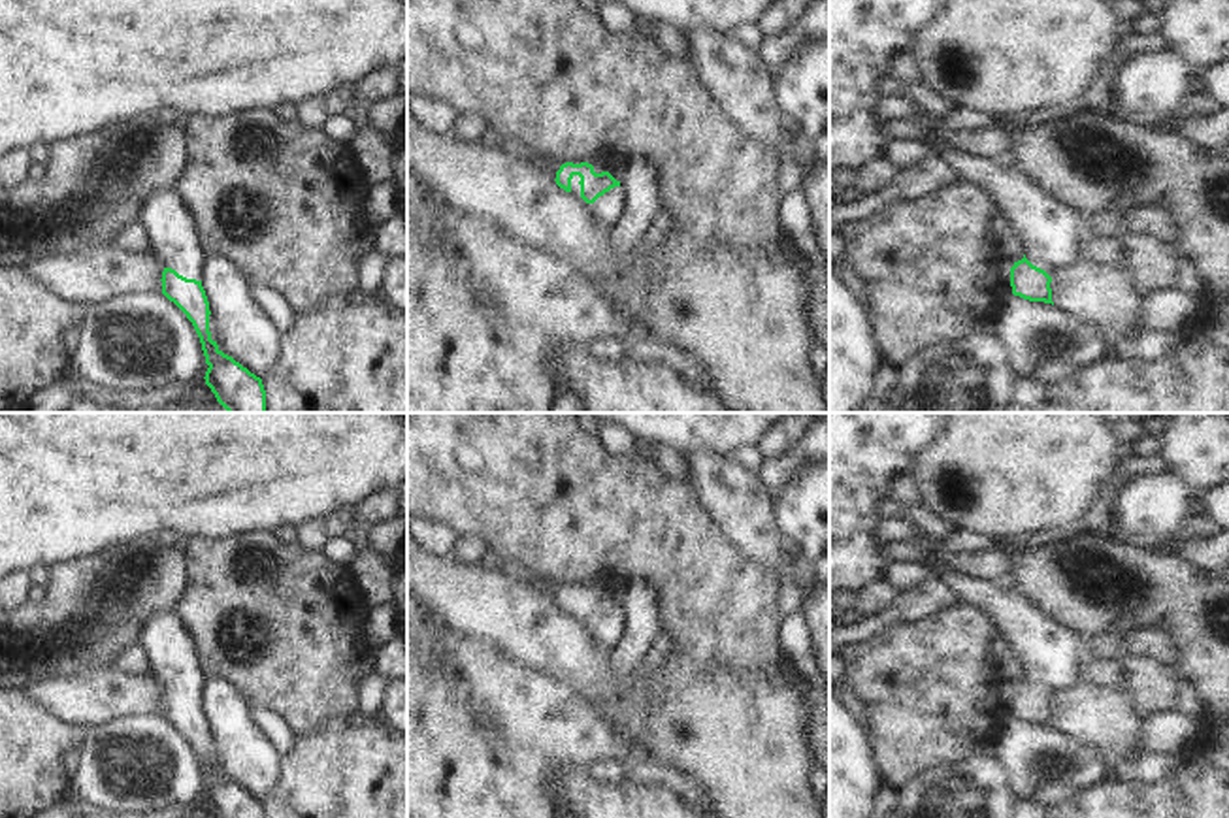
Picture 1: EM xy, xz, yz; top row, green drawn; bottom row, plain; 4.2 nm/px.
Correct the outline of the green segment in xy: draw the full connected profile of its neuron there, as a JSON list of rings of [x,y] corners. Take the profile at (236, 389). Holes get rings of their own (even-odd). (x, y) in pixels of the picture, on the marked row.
[[[175,188],[156,192],[138,213],[138,222],[149,236],[149,253],[162,266],[162,294],[192,322],[205,364],[205,384],[228,413],[266,413],[262,379],[224,354],[209,332],[209,302],[202,286],[205,260],[194,219]]]

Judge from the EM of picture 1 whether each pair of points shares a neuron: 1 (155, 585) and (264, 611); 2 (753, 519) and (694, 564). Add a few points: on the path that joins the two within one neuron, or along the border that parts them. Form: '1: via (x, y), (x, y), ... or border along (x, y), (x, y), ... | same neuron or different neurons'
1: border along (183, 588), (174, 609) | different neurons
2: border along (700, 504), (724, 536), (743, 555), (762, 566) | different neurons

